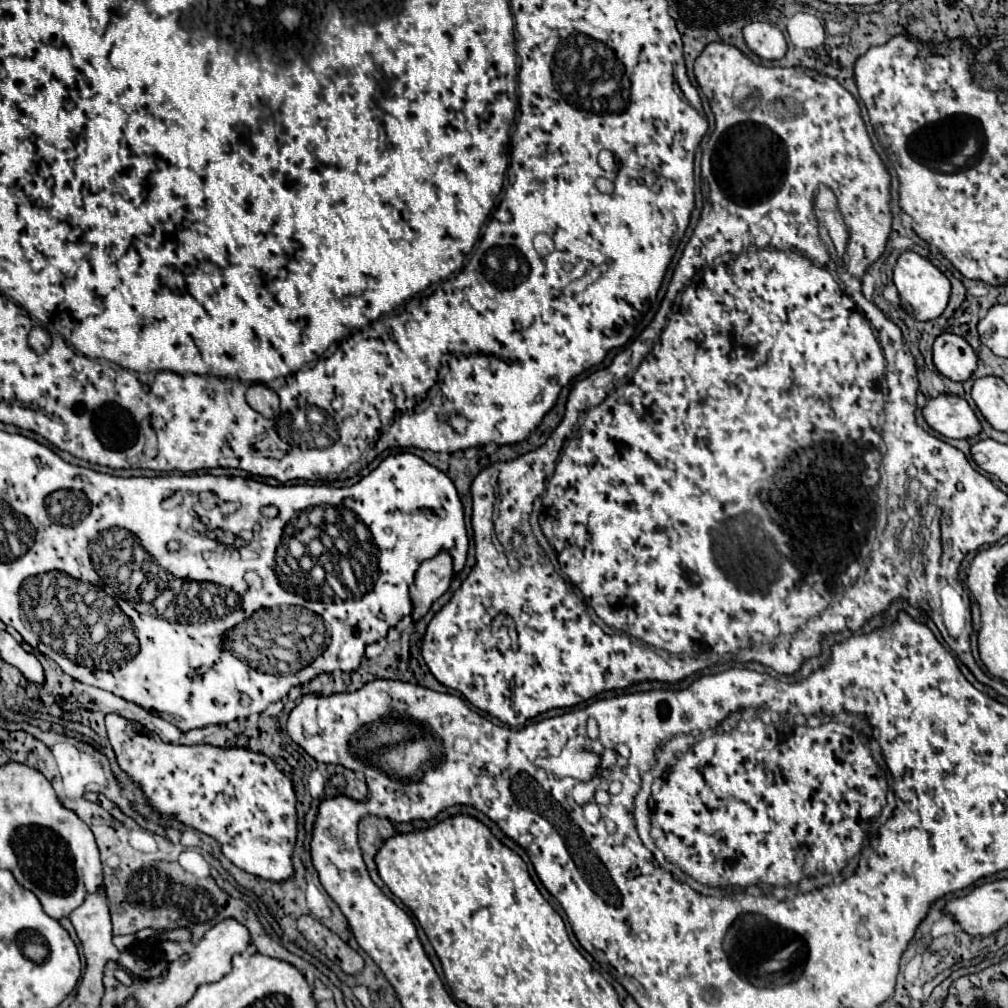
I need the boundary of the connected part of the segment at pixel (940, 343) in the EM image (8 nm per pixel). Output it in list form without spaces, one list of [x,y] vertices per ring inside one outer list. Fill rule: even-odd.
[[[941,333],[933,343],[933,363],[941,375],[953,381],[967,381],[977,367],[977,355],[963,337]]]

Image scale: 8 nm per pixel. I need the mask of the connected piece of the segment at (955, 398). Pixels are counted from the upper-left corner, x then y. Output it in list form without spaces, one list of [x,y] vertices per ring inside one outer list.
[[[939,395],[923,409],[925,421],[941,435],[951,439],[977,437],[983,427],[969,403],[959,395]]]

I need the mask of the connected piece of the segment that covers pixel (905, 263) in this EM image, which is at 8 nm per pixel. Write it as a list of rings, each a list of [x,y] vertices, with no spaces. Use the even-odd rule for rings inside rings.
[[[905,251],[899,255],[897,265],[893,269],[893,283],[899,291],[901,297],[901,307],[915,317],[917,321],[931,321],[937,319],[949,301],[949,293],[951,293],[951,283],[949,279],[925,257],[921,257],[915,251]]]

